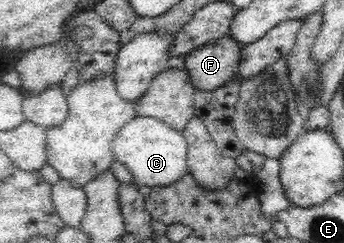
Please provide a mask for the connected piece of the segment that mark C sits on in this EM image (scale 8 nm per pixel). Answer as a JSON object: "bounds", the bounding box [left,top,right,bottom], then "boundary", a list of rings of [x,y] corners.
{"bounds":[112,115,188,185],"boundary":[[[138,115],[120,129],[112,141],[112,152],[117,162],[131,172],[135,183],[149,185],[171,185],[188,172],[187,138],[183,132],[170,128],[161,118]]]}

